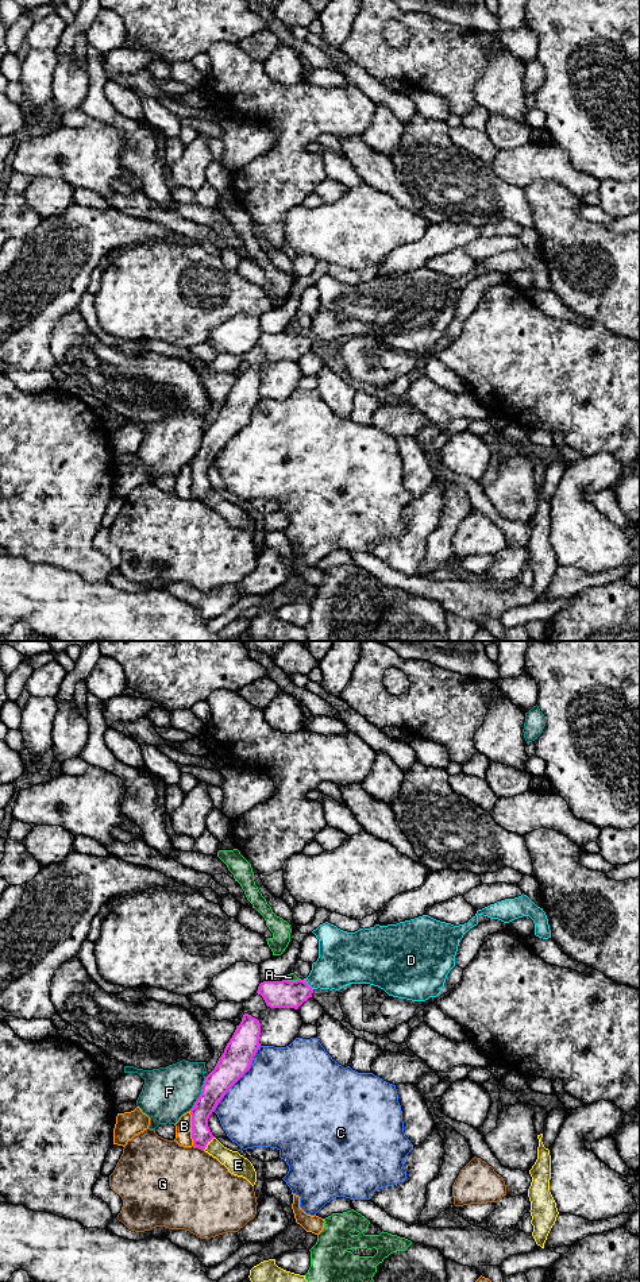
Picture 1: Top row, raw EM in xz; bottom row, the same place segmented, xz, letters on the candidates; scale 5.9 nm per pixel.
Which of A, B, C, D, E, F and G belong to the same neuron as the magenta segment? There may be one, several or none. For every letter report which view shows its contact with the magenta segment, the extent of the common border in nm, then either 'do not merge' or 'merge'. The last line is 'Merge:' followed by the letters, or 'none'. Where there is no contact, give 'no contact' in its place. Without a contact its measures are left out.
A: contact in xz; length 100 nm; do not merge
B: contact in xz; length 200 nm; do not merge
C: contact in xz; length 480 nm; do not merge
D: contact in xz; length 90 nm; merge
E: contact in xz; length 110 nm; do not merge
F: contact in xz; length 220 nm; do not merge
G: contact in xz; length 80 nm; do not merge
Merge: D

